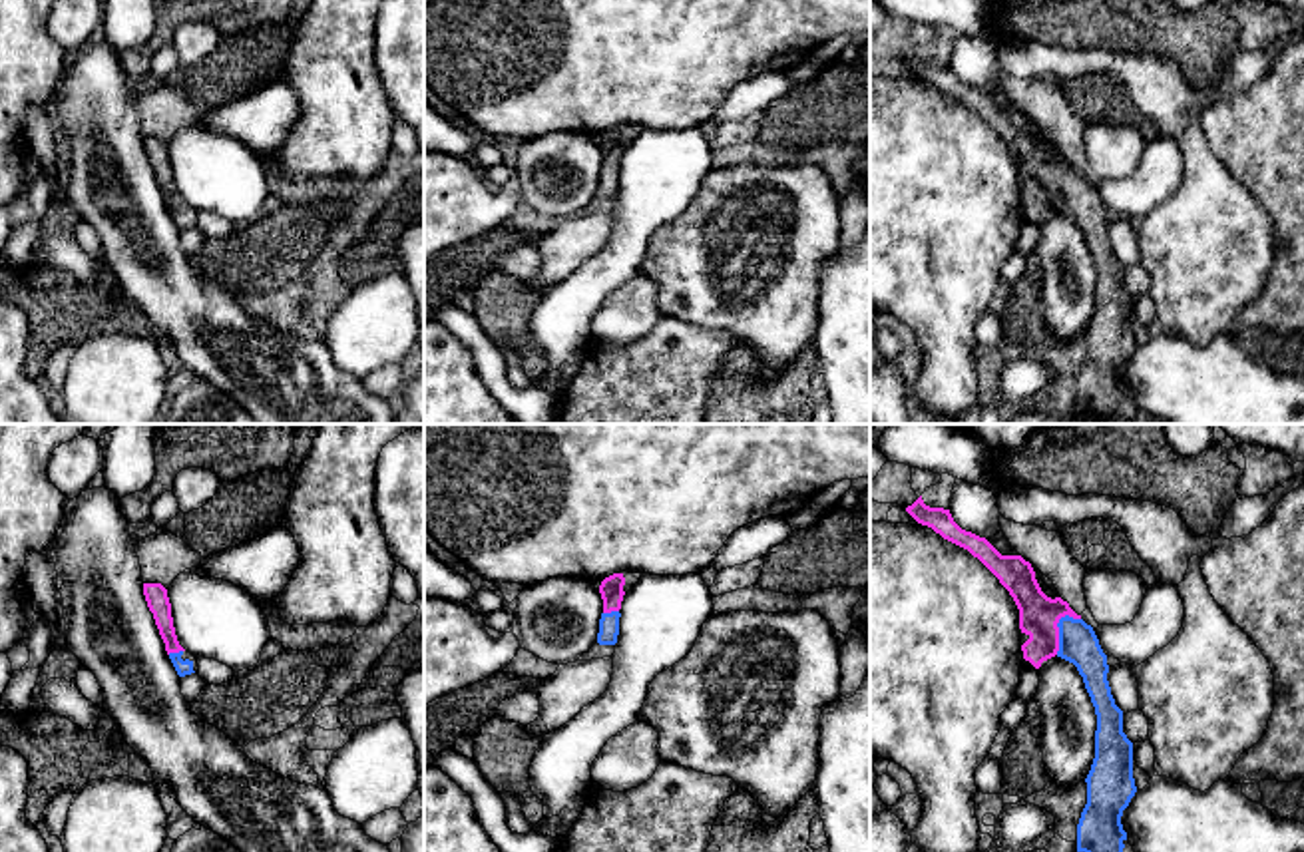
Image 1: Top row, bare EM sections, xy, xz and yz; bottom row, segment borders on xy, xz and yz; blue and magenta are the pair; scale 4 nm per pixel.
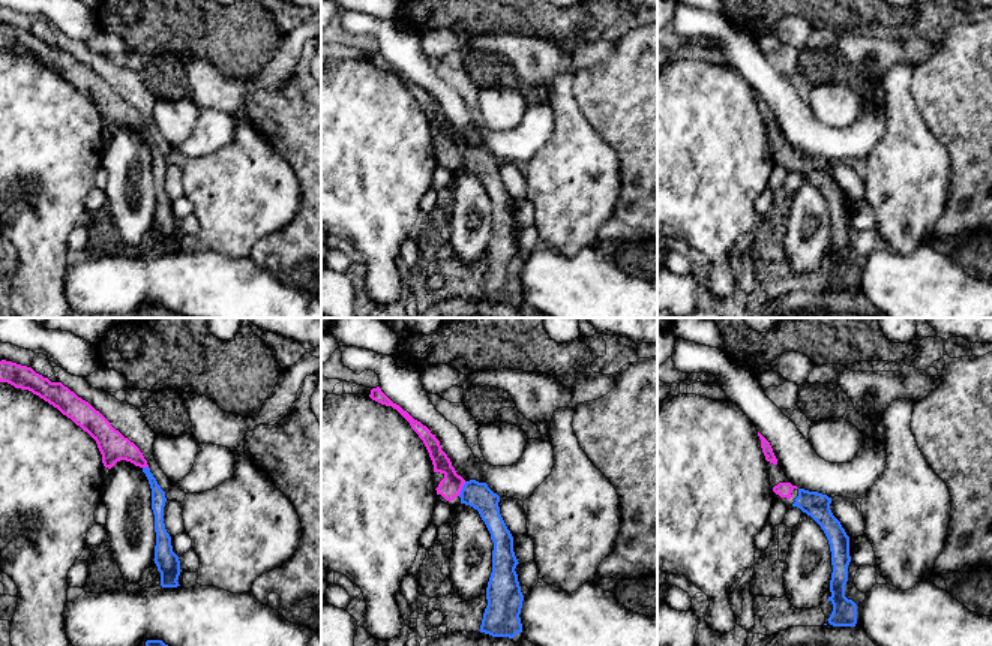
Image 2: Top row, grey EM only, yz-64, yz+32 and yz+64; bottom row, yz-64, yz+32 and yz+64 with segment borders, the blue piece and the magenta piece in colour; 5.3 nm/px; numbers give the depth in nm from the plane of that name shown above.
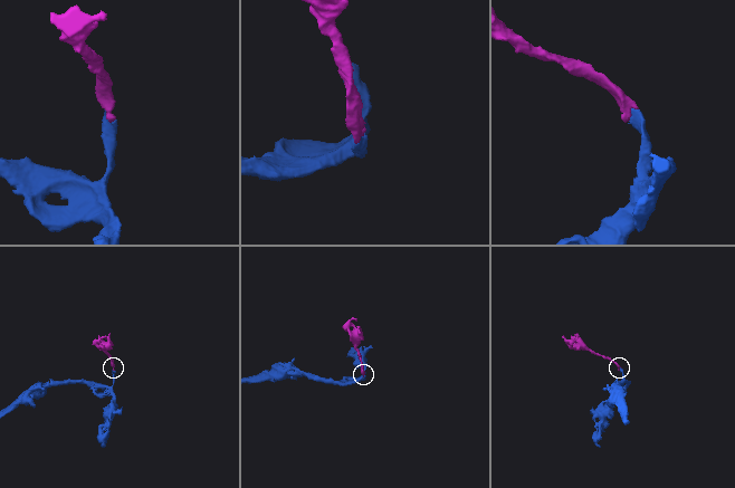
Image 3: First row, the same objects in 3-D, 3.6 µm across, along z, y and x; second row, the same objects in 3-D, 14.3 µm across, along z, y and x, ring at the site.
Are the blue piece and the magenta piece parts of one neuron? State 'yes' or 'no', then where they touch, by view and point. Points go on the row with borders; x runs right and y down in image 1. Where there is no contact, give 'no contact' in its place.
yes | yz (1058, 626)

